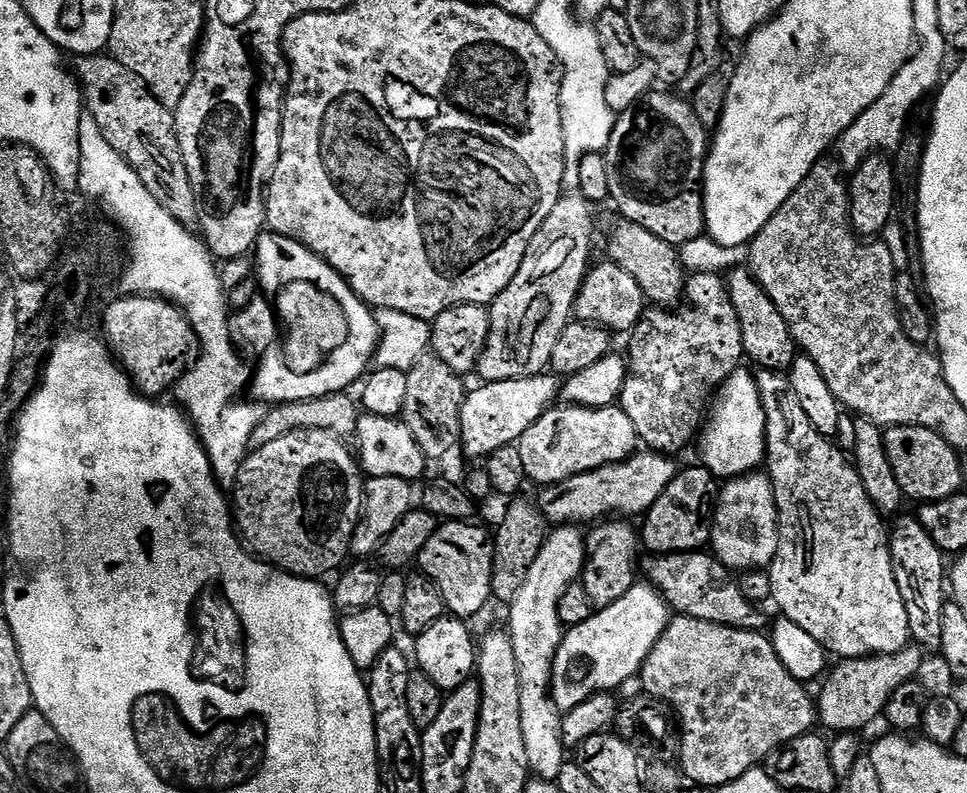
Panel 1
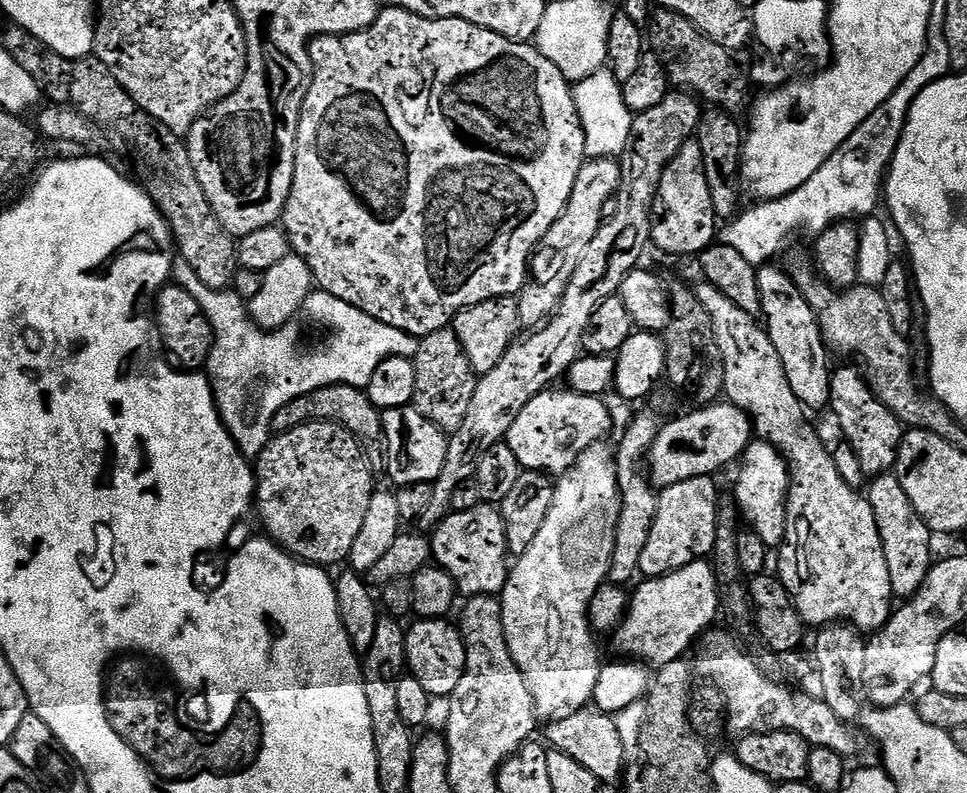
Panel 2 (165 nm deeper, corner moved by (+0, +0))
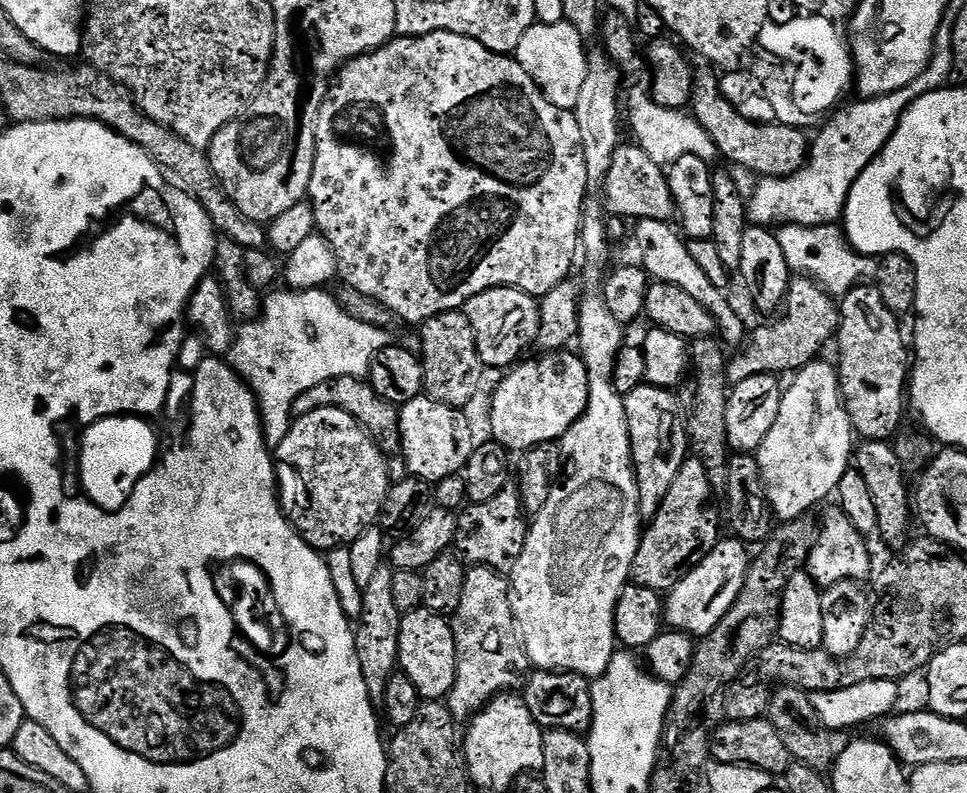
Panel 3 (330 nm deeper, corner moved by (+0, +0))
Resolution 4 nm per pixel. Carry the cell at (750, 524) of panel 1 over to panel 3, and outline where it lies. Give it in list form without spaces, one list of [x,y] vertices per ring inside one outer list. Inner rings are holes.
[[[817,358],[795,373],[792,385],[783,389],[784,397],[778,410],[778,418],[774,418],[774,426],[770,426],[770,434],[762,438],[762,446],[754,454],[758,466],[762,470],[762,482],[768,495],[768,507],[773,517],[783,522],[811,513],[815,504],[823,502],[836,491],[838,482],[842,482],[842,474],[850,467],[854,456],[854,433],[848,412],[844,408],[844,396],[840,392],[840,378],[835,367],[823,364]]]

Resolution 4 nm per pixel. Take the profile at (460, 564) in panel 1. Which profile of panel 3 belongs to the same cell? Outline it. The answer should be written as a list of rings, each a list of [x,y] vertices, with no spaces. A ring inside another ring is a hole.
[[[509,486],[498,494],[498,498],[490,498],[490,502],[468,504],[459,513],[456,522],[455,551],[469,565],[482,568],[493,568],[498,573],[511,573],[513,566],[524,549],[530,527],[526,513],[520,501],[519,487]]]

